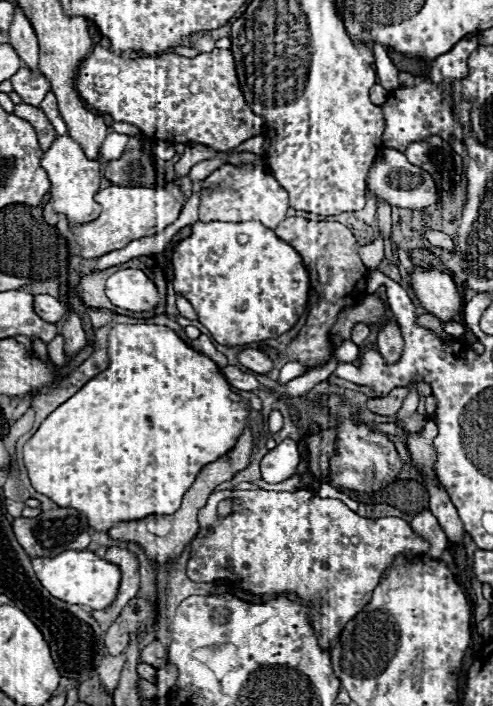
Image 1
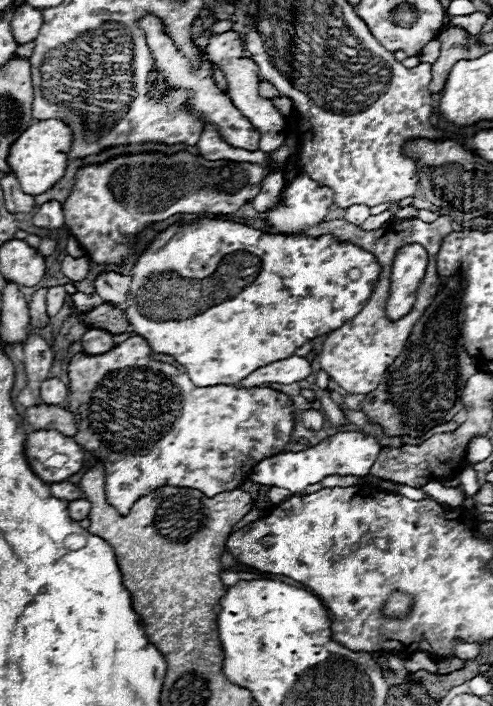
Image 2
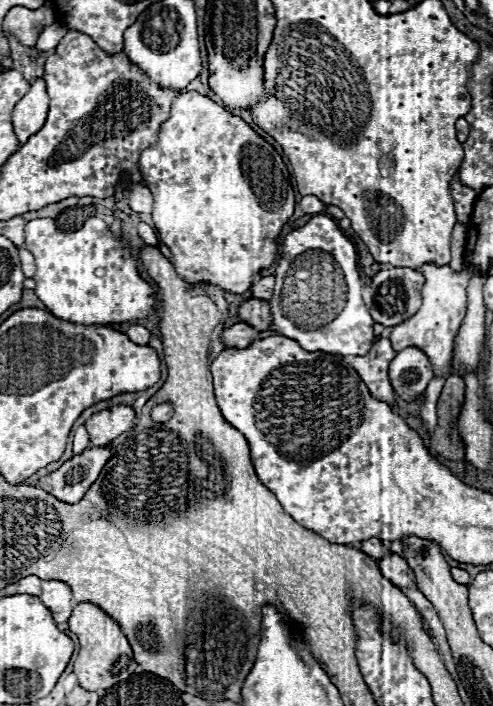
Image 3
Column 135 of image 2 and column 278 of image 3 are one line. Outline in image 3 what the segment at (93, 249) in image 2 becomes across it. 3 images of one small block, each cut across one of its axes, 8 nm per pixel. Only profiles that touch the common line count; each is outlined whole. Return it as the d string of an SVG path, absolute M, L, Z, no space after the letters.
M182 92L172 102L170 118L162 124L162 128L158 132L158 142L152 148L142 152L138 166L140 166L142 178L146 180L150 192L154 194L152 220L154 220L154 226L158 230L158 236L170 248L170 252L172 252L172 264L174 264L174 268L178 270L178 274L184 280L188 280L188 282L210 282L210 284L218 284L226 292L244 294L256 282L258 272L268 270L274 264L274 260L278 256L278 236L282 232L282 226L294 214L294 190L290 186L290 174L288 174L288 170L286 170L286 166L282 162L282 156L276 152L274 146L270 146L262 136L258 136L240 116L230 114L220 104L210 100L208 96L202 96L198 92Z

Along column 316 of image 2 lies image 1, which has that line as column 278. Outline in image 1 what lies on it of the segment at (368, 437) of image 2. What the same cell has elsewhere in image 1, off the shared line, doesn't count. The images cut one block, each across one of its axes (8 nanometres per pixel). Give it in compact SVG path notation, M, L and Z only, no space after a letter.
M286 438L262 458L262 478L272 484L284 482L294 476L299 462L300 452L296 442Z

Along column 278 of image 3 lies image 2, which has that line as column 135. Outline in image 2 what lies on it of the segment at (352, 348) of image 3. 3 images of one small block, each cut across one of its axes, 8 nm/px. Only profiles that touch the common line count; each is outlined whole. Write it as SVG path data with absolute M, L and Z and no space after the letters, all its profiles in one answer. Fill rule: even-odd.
M198 218L194 222L178 220L172 226L168 226L164 232L160 232L150 242L150 246L144 250L144 254L140 254L136 258L136 262L132 266L132 274L130 274L130 280L132 280L130 282L130 294L128 294L128 300L120 304L120 308L126 310L126 318L132 326L132 332L146 338L154 352L168 354L180 366L184 366L190 380L196 386L236 384L242 378L246 378L248 374L252 374L254 370L258 370L258 368L262 368L270 362L292 356L294 350L300 348L306 340L328 334L328 332L336 330L338 326L342 326L344 322L348 322L350 318L354 318L364 308L366 300L370 298L374 280L378 278L378 272L380 272L378 264L376 264L376 260L370 252L366 252L366 250L362 250L354 244L348 244L348 242L336 242L330 234L324 234L324 236L318 236L318 238L304 238L304 236L294 238L294 236L284 236L284 234L268 234L268 232L256 230L252 226L246 226L246 224L240 224L240 222L230 222L230 220L220 220L220 218ZM354 268L360 272L360 278L356 278L356 280L344 278ZM196 282L202 282L202 284L198 284L198 286L202 286L202 290L198 290L198 292L202 292L202 296L198 298L198 306L196 306L194 300L190 300L190 290L194 290Z

